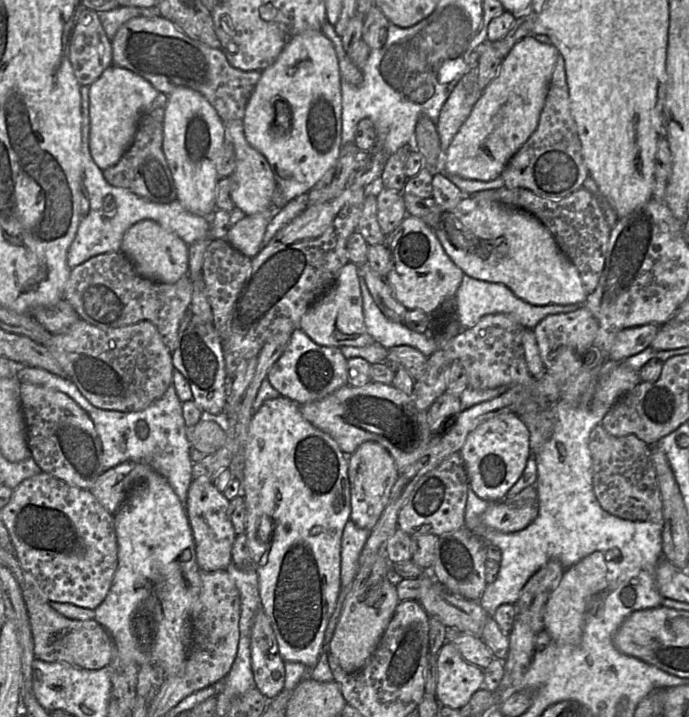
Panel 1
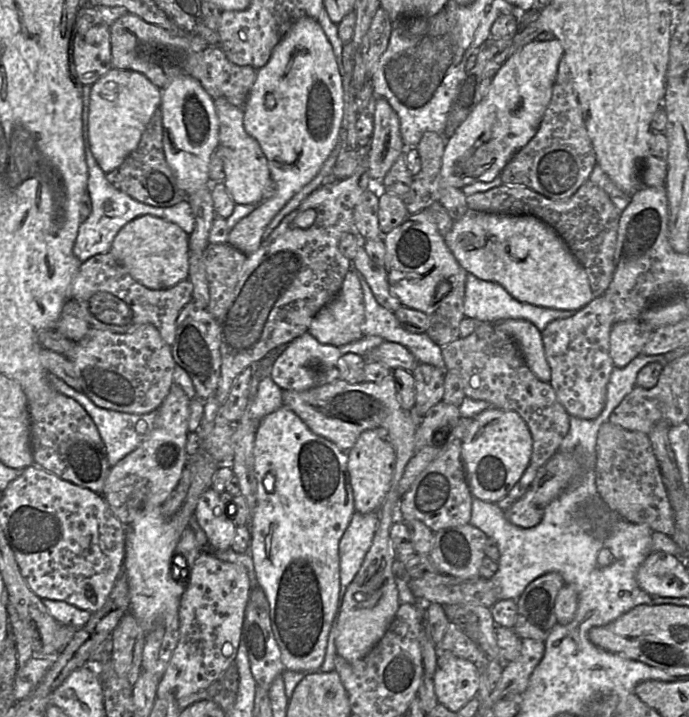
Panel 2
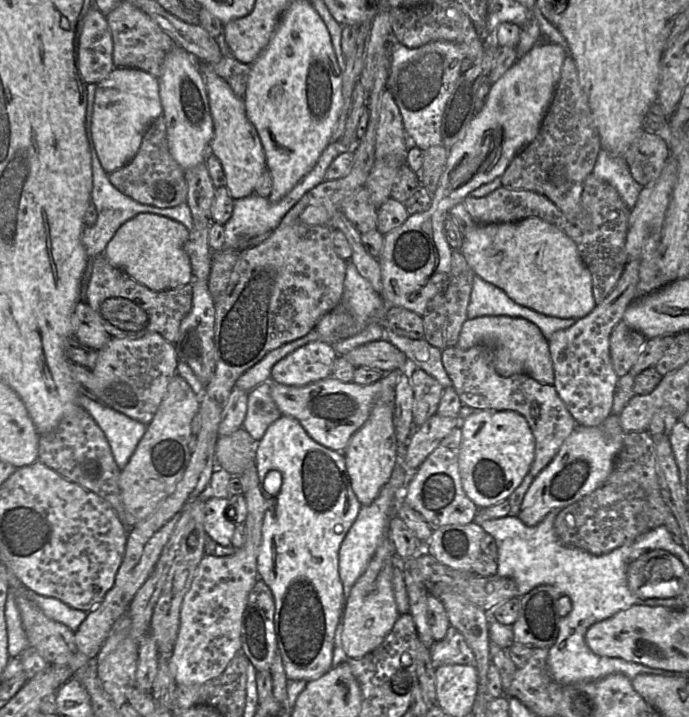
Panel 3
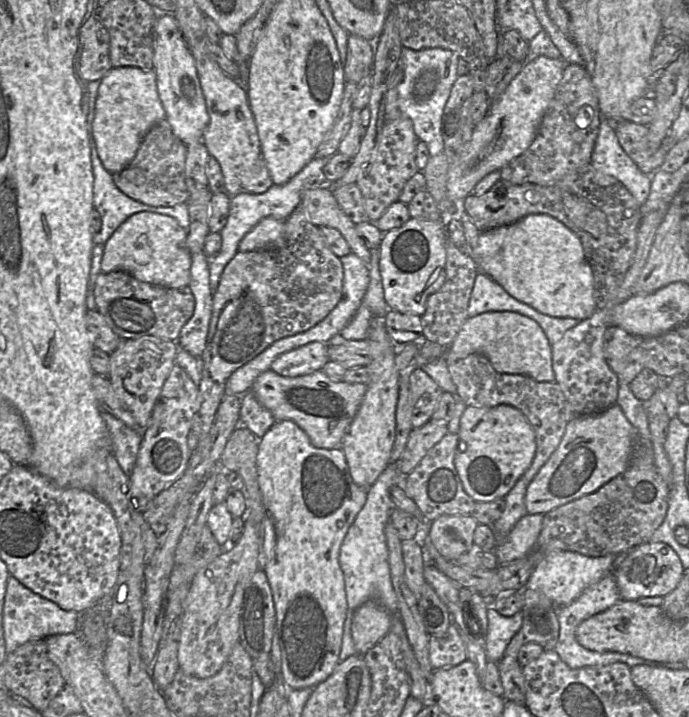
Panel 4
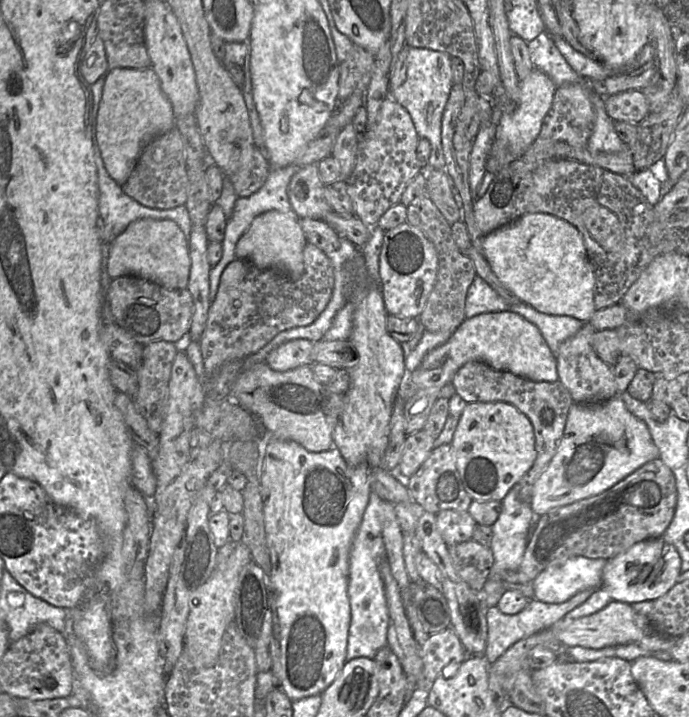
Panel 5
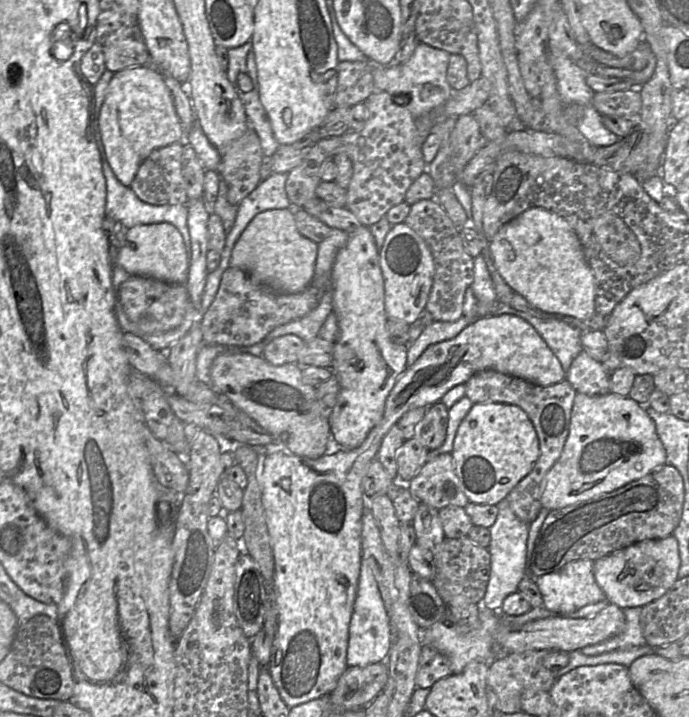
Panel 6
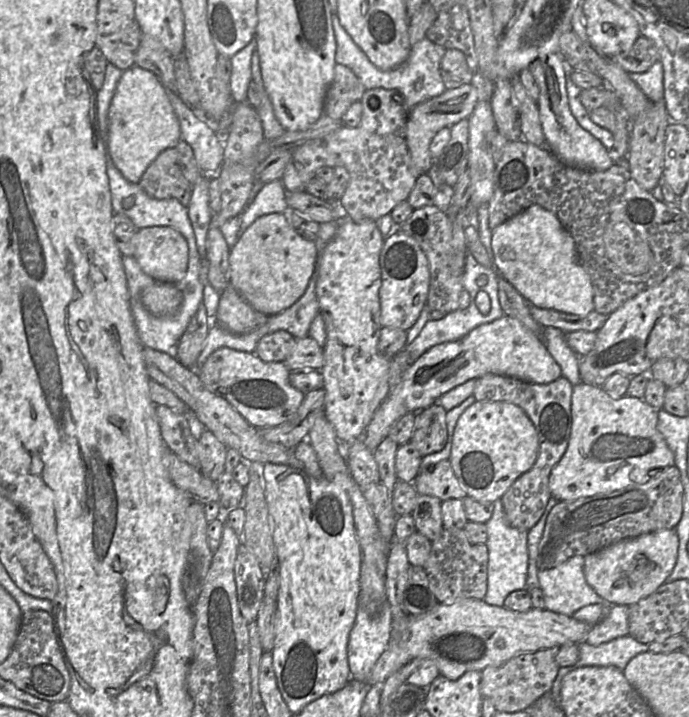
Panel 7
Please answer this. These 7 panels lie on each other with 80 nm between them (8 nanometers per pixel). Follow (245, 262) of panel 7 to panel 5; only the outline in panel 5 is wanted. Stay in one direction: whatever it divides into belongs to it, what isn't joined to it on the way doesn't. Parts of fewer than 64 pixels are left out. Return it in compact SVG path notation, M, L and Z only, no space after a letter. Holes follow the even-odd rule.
M277 210L258 215L236 244L235 257L244 259L259 269L271 269L298 279L304 272L303 250L307 239L300 219L292 210L282 213Z

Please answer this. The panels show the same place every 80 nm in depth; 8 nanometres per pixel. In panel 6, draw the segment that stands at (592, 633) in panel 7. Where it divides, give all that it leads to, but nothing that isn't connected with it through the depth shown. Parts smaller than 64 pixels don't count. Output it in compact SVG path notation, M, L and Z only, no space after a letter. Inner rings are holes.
M638 606L624 608L623 612L626 621L624 629L617 635L600 643L583 647L581 649L582 653L595 656L616 649L647 645L640 623L641 610L642 607Z

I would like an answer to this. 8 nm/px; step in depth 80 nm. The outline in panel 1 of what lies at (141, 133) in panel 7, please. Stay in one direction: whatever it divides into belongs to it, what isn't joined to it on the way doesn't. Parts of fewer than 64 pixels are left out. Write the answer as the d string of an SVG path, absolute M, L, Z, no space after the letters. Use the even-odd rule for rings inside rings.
M114 64L89 85L89 150L102 171L114 166L131 146L141 116L158 93L142 76Z

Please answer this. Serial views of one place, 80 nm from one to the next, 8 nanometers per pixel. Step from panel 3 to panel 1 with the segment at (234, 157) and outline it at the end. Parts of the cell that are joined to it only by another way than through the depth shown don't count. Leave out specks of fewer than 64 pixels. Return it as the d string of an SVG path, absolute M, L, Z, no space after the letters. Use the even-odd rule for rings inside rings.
M237 119L225 124L225 137L232 142L235 152L235 169L230 175L232 187L230 196L234 206L246 216L262 212L272 205L272 195L276 181L266 158L254 149L246 140L243 130L243 120Z

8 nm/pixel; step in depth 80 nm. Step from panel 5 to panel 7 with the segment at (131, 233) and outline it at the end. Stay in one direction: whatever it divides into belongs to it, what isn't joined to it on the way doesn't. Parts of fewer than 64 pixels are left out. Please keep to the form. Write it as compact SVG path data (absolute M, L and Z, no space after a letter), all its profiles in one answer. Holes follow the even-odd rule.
M169 226L138 229L132 257L141 269L156 281L181 281L188 267L188 243L184 236Z

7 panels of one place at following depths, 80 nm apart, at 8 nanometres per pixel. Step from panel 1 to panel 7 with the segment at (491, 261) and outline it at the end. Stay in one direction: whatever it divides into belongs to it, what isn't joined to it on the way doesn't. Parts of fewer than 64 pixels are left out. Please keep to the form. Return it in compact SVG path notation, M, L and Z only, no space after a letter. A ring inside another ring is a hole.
M533 204L492 230L494 268L532 305L587 315L594 310L591 279L582 266L576 244L558 217Z

